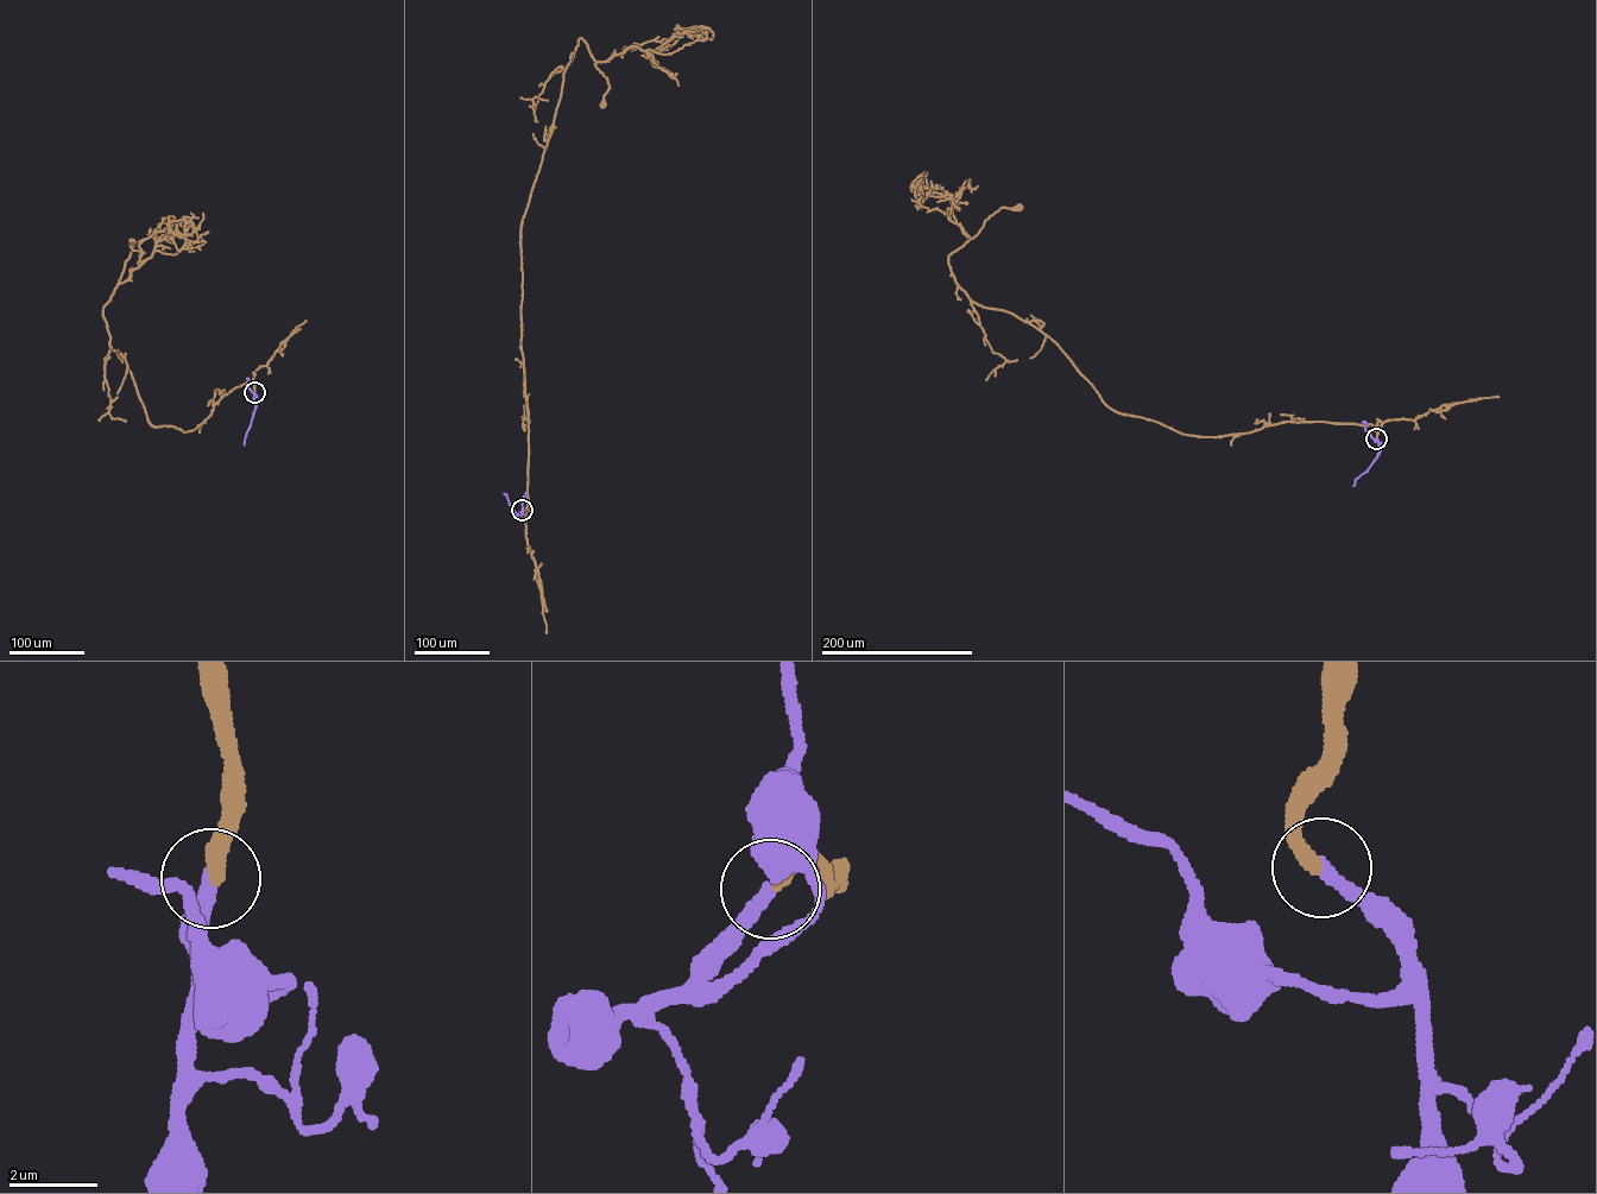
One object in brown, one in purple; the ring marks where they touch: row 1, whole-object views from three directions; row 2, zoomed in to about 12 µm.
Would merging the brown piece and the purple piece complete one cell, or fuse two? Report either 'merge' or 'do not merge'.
merge

